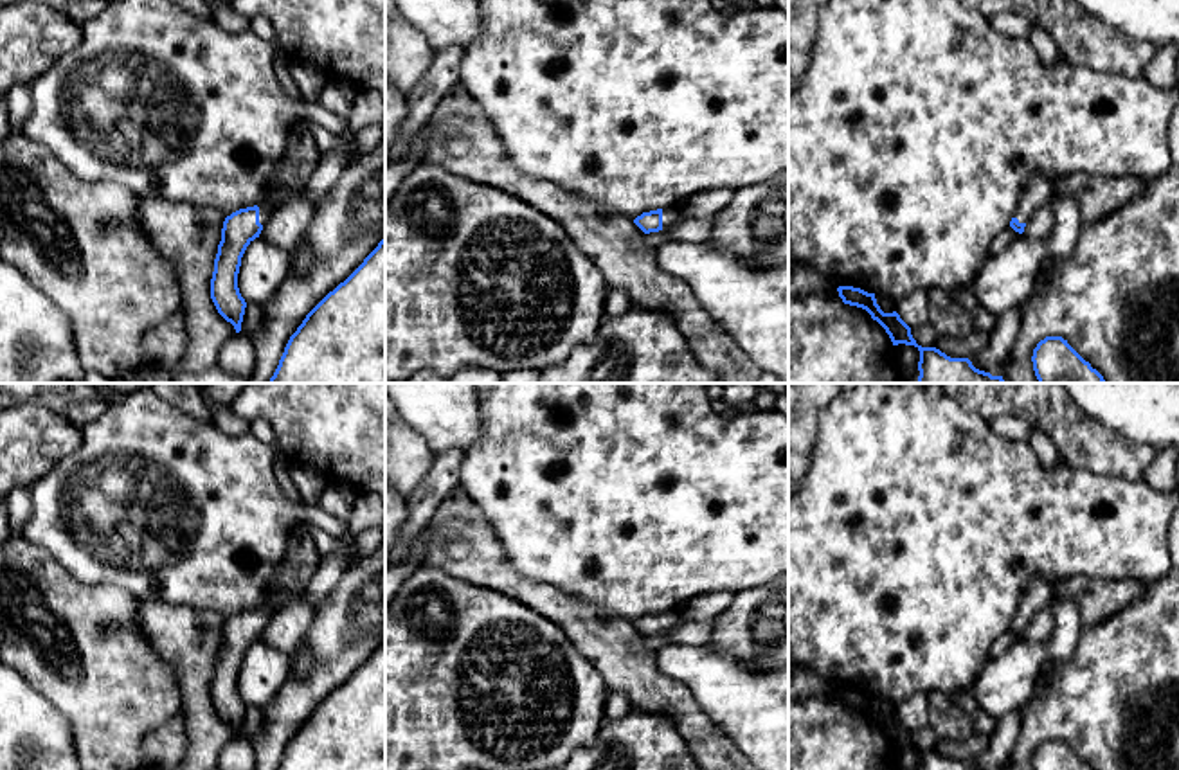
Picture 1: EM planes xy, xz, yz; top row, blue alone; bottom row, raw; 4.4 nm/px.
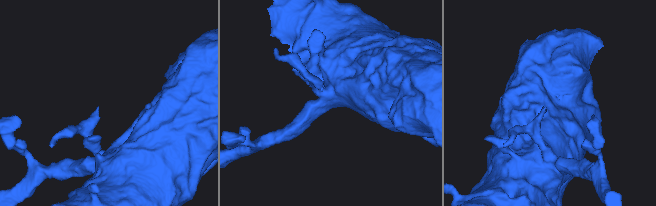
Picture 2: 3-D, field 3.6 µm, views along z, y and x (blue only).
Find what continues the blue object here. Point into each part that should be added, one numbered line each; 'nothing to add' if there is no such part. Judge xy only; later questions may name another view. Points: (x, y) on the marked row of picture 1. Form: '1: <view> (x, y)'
1: xy (301, 157)

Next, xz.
1: xz (670, 216)

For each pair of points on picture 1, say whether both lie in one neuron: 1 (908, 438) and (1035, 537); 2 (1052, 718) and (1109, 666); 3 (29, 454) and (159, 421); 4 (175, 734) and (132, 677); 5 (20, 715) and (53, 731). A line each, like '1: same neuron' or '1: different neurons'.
1: same neuron
2: same neuron
3: different neurons
4: different neurons
5: same neuron

